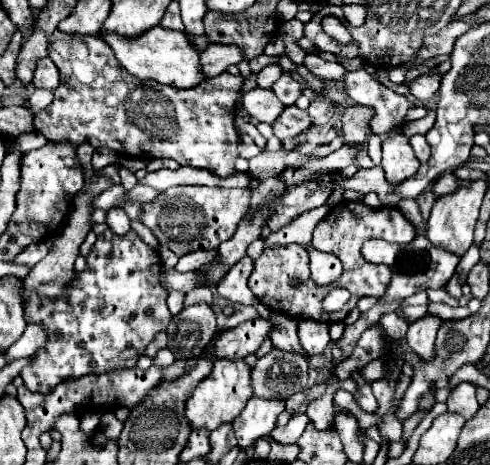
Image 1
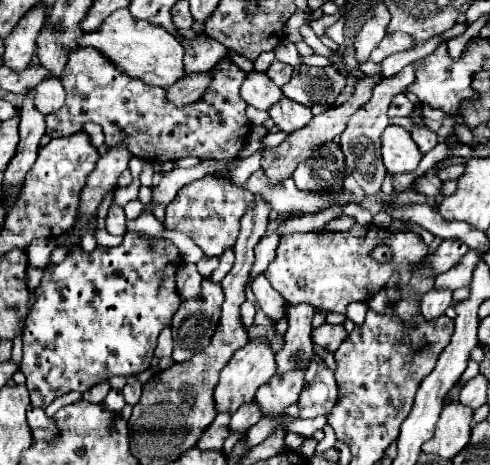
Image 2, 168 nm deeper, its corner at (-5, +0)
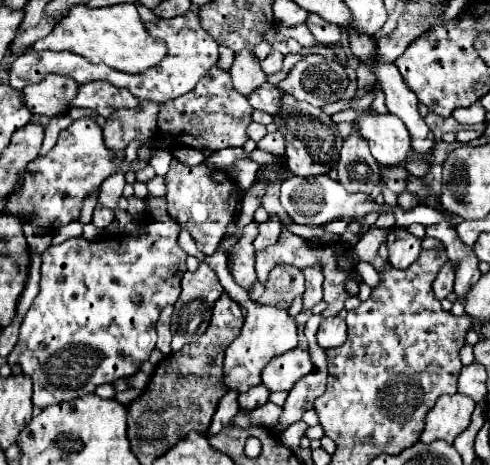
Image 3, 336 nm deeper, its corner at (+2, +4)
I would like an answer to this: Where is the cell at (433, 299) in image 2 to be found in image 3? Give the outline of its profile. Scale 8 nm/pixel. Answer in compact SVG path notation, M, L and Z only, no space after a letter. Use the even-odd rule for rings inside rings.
M448 261L440 269L440 273L438 273L436 281L434 281L434 295L438 299L444 299L454 291L454 271L456 271L456 265L452 261Z

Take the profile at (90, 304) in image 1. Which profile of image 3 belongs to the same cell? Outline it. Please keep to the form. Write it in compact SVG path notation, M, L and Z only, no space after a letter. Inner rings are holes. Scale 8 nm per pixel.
M158 217L136 235L120 235L104 241L86 241L82 237L52 245L42 253L40 291L24 315L20 337L8 363L18 363L34 381L32 403L40 409L70 401L104 383L138 373L140 365L156 347L156 321L166 305L180 297L180 281L186 273L186 253L178 244L180 225L172 217Z

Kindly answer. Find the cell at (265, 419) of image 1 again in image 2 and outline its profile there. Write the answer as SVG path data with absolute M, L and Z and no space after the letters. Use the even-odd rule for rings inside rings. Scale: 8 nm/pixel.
M293 371L283 377L273 375L269 383L259 387L255 395L255 403L261 415L283 415L285 409L297 403L303 391L303 371Z

